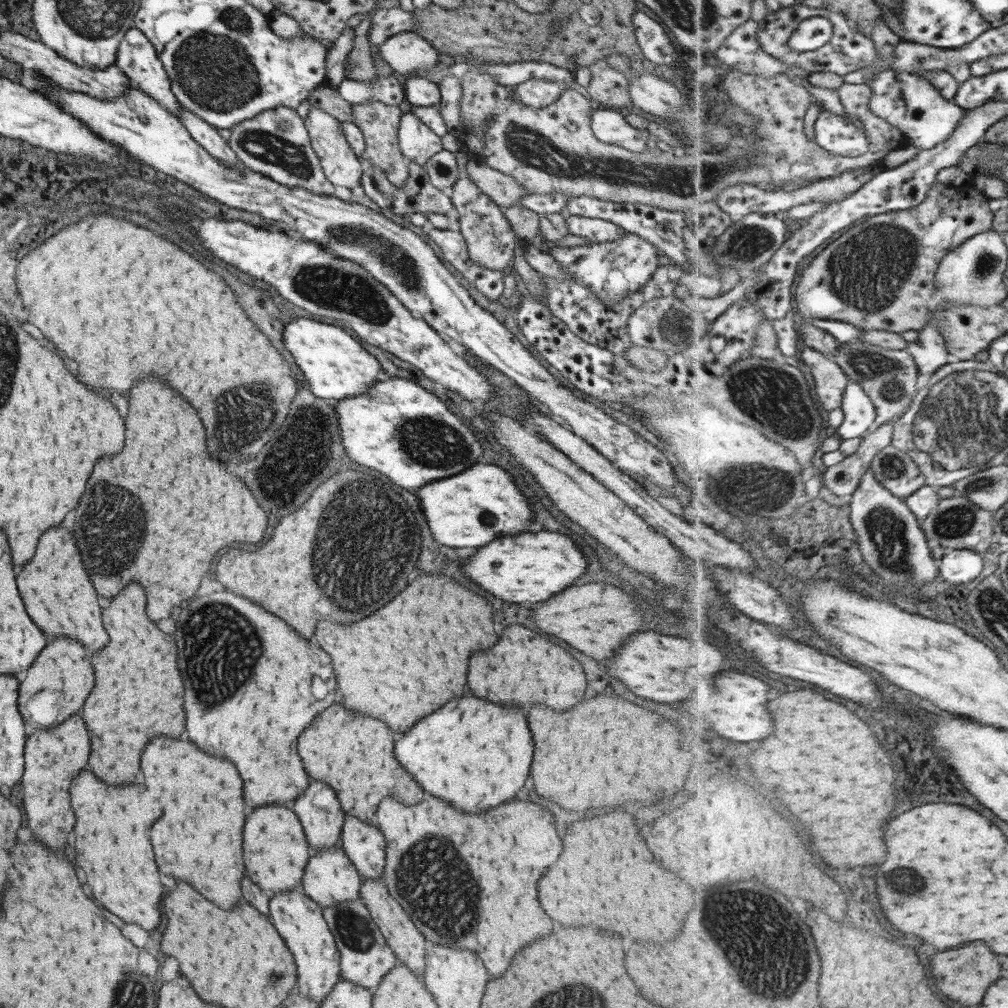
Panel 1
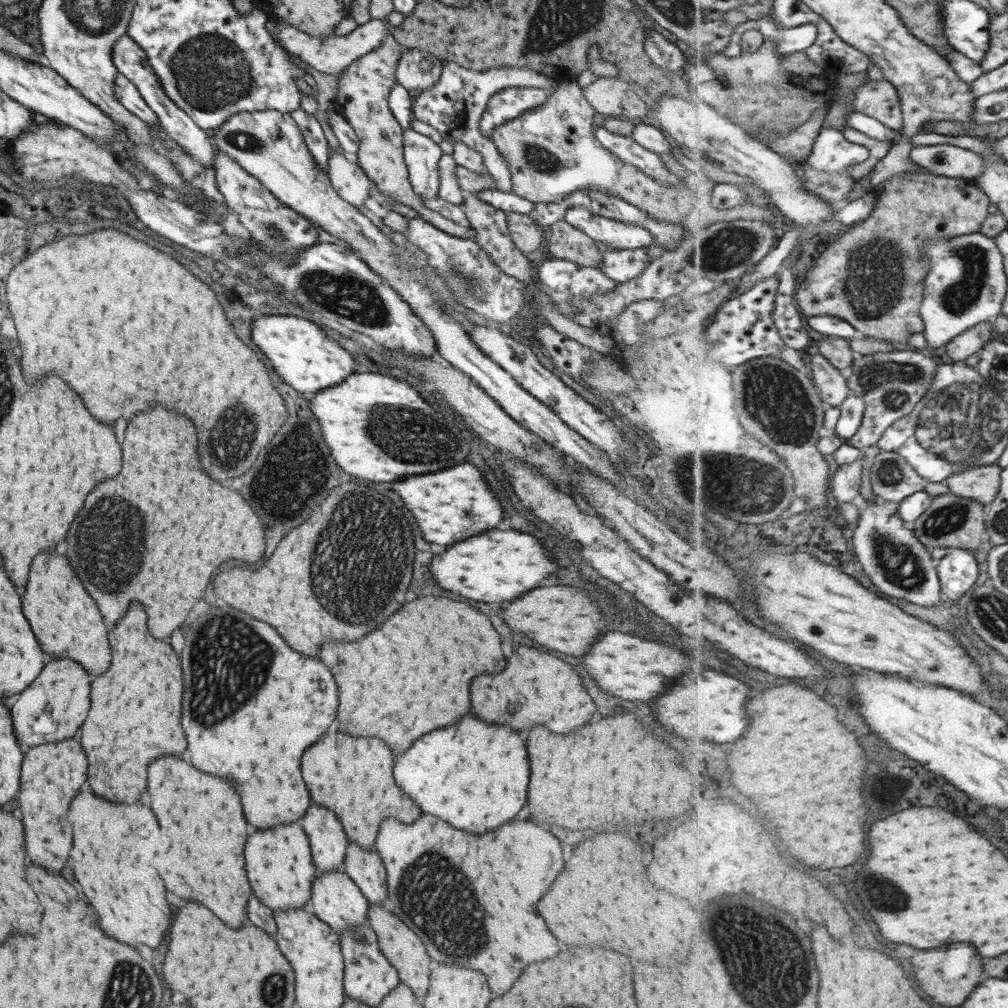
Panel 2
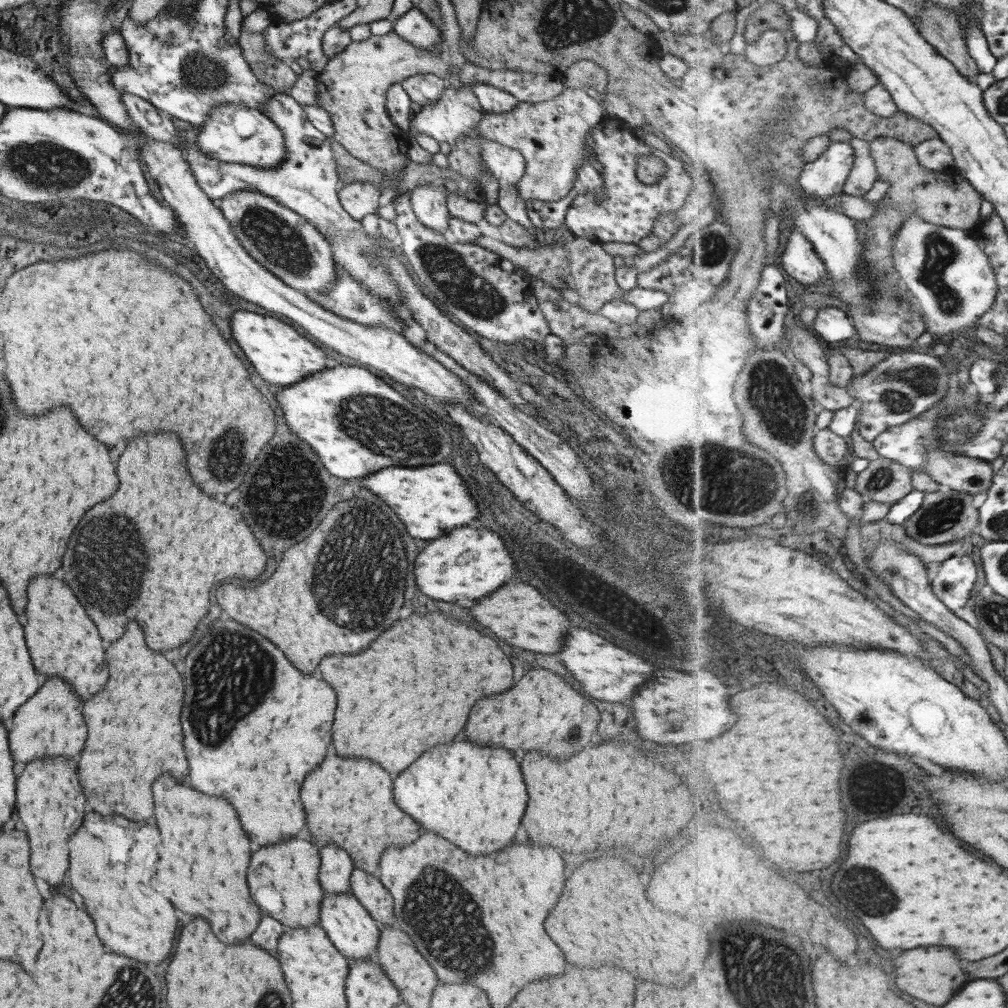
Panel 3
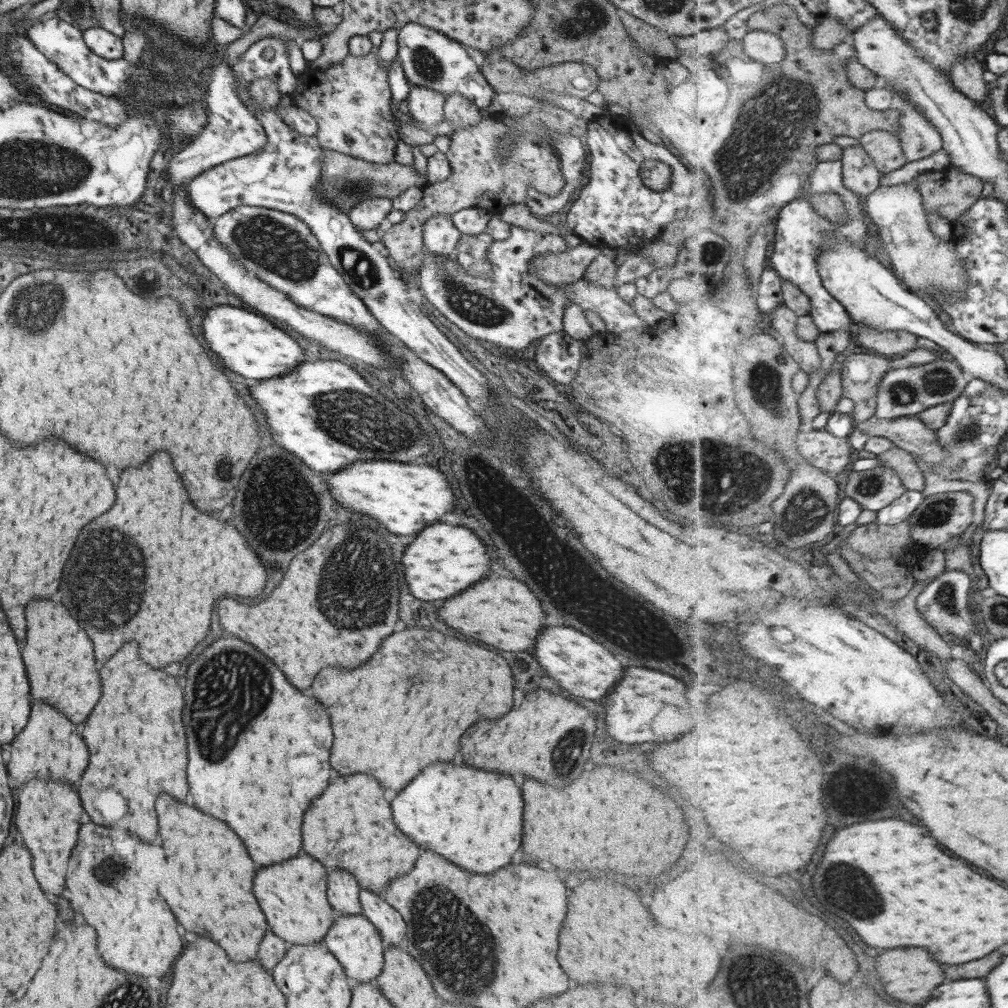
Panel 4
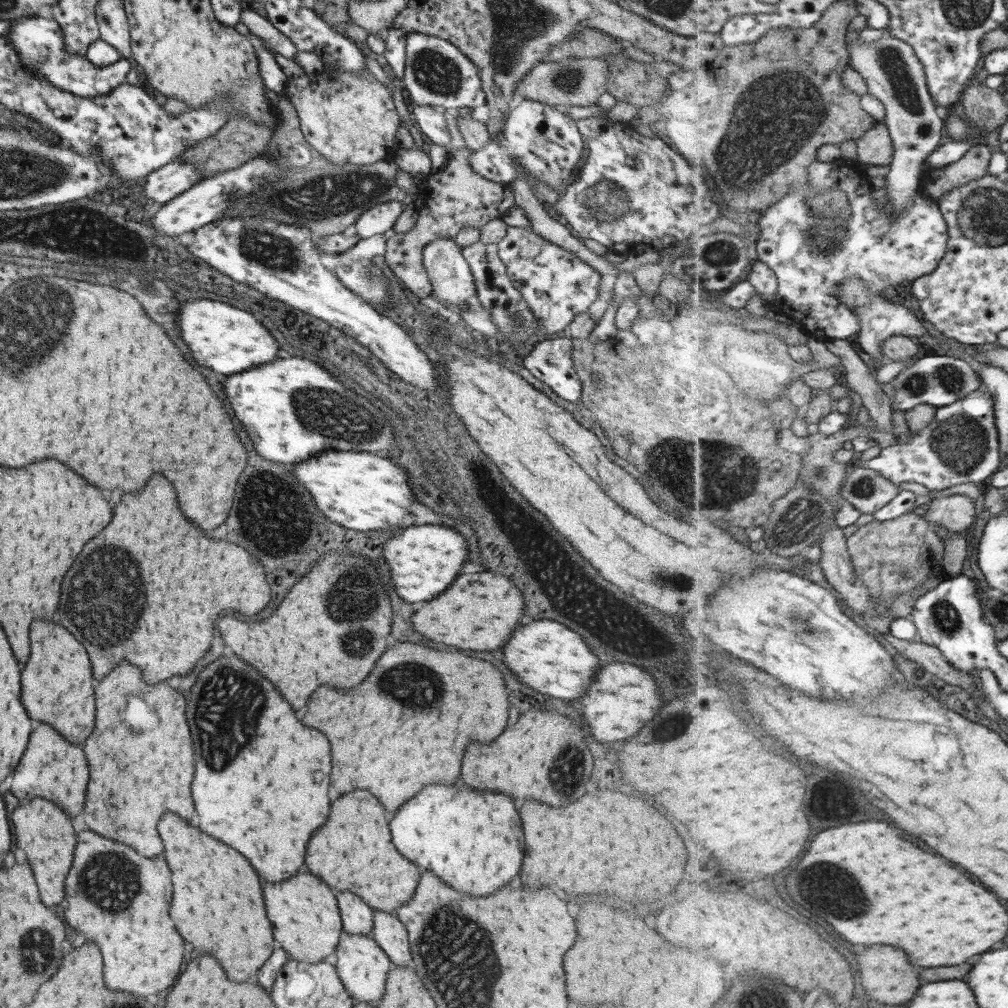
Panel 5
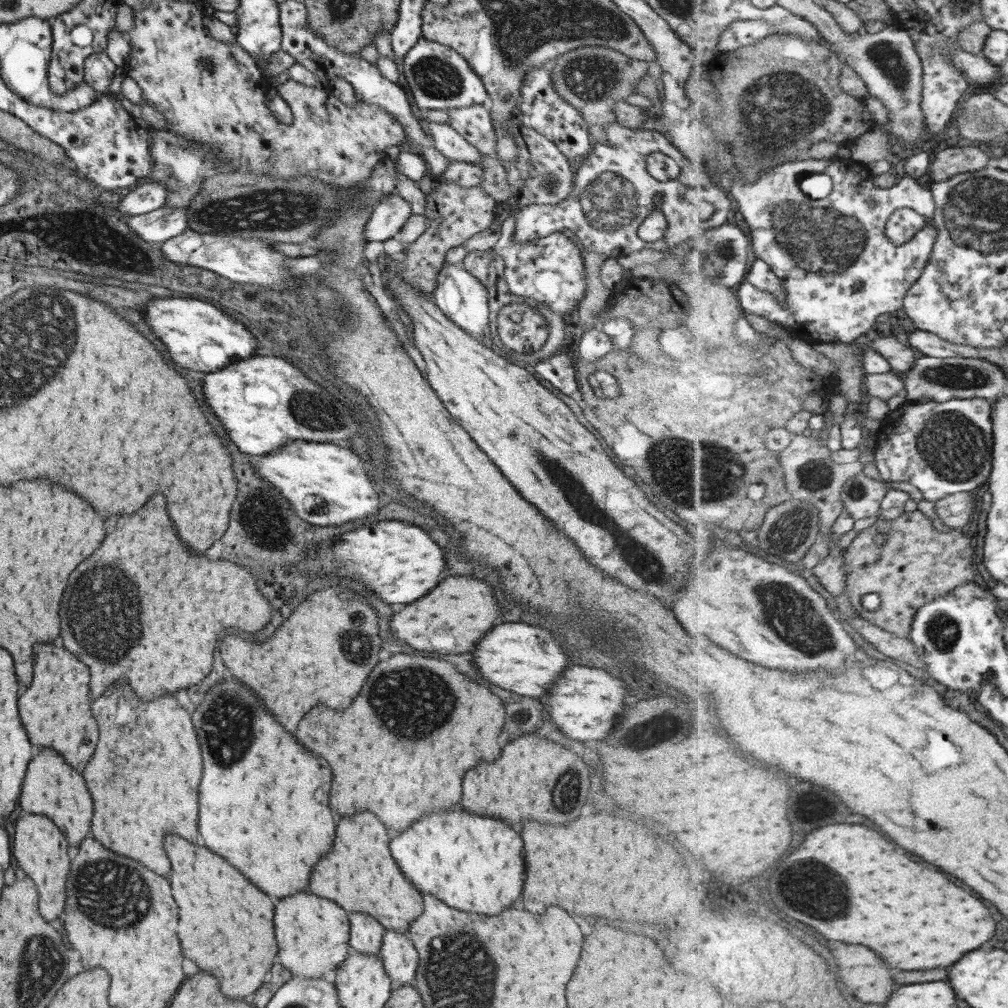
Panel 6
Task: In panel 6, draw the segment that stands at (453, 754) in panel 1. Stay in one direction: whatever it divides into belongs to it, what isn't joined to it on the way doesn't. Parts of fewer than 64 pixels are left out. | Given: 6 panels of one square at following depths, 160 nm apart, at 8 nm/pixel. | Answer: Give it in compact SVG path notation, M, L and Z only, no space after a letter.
M459 806L425 816L389 842L401 874L419 890L449 908L475 914L499 914L509 908L525 880L523 844L517 832L499 820L465 814Z

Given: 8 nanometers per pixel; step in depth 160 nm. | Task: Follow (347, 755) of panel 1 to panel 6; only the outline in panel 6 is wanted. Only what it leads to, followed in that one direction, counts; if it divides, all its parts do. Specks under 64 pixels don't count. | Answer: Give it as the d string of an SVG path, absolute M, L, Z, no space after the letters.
M371 812L341 818L335 830L331 852L319 860L309 880L309 892L343 906L343 910L364 912L374 918L384 929L395 933L407 931L409 922L423 910L422 894L409 884L387 850L387 832Z

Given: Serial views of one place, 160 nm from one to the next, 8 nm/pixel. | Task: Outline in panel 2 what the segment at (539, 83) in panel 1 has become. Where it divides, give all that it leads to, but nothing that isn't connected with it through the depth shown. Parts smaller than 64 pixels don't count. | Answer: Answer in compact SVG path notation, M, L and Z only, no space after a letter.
M507 87L489 97L481 113L478 127L483 136L495 126L523 114L524 111L542 110L548 91L529 87Z

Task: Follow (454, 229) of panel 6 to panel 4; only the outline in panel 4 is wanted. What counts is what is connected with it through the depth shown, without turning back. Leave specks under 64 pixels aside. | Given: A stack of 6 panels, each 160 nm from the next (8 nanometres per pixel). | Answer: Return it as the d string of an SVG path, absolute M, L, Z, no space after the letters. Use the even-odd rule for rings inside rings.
M553 106L507 117L500 122L493 119L481 119L475 126L453 131L450 134L449 149L444 154L451 170L453 170L451 176L447 176L442 182L429 183L422 188L421 200L412 210L407 212L404 221L392 224L383 234L381 246L384 254L395 262L395 266L398 266L399 270L413 274L420 267L419 251L422 248L422 227L430 216L445 215L450 217L459 210L471 207L481 208L494 215L497 211L503 210L505 206L522 201L527 194L527 188L533 188L535 192L545 194L545 196L557 196L561 192L561 188L565 186L565 181L563 181L563 175L559 168L559 161L550 148L550 142L555 135L569 133L571 136L579 137L585 134L587 122L585 119L575 117L565 109ZM507 120L513 121L516 126L510 126ZM499 139L507 139L510 142L508 152L498 150L496 142Z

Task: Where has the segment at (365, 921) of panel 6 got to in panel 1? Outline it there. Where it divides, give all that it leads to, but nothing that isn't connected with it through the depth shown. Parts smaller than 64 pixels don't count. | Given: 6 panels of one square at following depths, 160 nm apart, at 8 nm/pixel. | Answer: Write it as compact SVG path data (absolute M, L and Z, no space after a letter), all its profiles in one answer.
M311 782L307 790L291 802L291 810L302 826L311 851L339 844L343 812L331 788Z

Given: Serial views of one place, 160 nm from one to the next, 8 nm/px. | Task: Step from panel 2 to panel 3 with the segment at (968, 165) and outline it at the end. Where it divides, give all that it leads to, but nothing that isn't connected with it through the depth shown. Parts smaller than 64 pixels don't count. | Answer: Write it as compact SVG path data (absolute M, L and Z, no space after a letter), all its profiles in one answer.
M940 137L926 139L915 146L916 155L920 163L934 171L953 171L955 169L955 155L948 144Z

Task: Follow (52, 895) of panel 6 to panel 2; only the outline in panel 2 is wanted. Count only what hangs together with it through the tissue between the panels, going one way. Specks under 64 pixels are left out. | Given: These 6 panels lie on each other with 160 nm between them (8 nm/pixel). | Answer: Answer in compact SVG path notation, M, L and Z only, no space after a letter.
M77 738L57 744L38 744L35 748L29 748L27 754L23 756L17 804L21 808L25 848L29 860L45 870L61 870L67 860L67 852L71 850L71 830L67 830L69 828L67 810L71 798L85 782L85 774L87 762Z

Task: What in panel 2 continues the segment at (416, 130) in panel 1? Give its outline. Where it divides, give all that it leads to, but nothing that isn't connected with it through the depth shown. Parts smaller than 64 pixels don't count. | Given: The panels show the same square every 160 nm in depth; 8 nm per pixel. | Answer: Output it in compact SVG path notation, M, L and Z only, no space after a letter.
M408 128L402 131L402 155L412 192L420 198L437 197L438 160L442 155L437 144Z

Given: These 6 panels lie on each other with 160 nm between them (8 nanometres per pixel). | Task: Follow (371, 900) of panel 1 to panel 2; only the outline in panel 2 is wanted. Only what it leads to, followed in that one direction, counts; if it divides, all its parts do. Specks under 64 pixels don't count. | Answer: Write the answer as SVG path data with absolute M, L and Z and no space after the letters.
M369 904L366 914L366 922L373 933L375 933L380 953L388 960L388 963L396 970L398 982L409 986L409 990L417 996L423 998L429 986L429 956L425 954L423 944L419 942L413 932L401 924L401 920L391 911L387 911L378 904Z

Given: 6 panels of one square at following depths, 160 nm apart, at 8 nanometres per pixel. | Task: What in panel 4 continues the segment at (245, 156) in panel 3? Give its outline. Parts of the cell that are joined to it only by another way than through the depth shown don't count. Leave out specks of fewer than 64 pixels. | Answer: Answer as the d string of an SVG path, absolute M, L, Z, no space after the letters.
M222 44L215 47L212 57L215 69L206 96L207 124L188 145L174 154L164 166L167 181L175 187L189 184L194 176L217 166L217 164L257 152L265 144L266 134L263 127L236 96L232 87L234 79L230 74L230 67L219 57L221 47L226 46L227 44Z

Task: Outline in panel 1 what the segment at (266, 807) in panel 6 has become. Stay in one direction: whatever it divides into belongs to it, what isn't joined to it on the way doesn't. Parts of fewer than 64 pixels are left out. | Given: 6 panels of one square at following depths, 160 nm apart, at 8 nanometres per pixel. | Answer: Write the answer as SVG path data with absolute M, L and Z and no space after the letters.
M215 592L205 598L183 600L175 614L177 668L185 686L183 710L189 742L207 754L221 752L235 764L243 782L245 814L261 804L292 802L307 788L309 776L303 772L295 752L301 728L313 722L317 712L335 700L335 680L329 656L317 646L301 640L283 620L229 592Z

